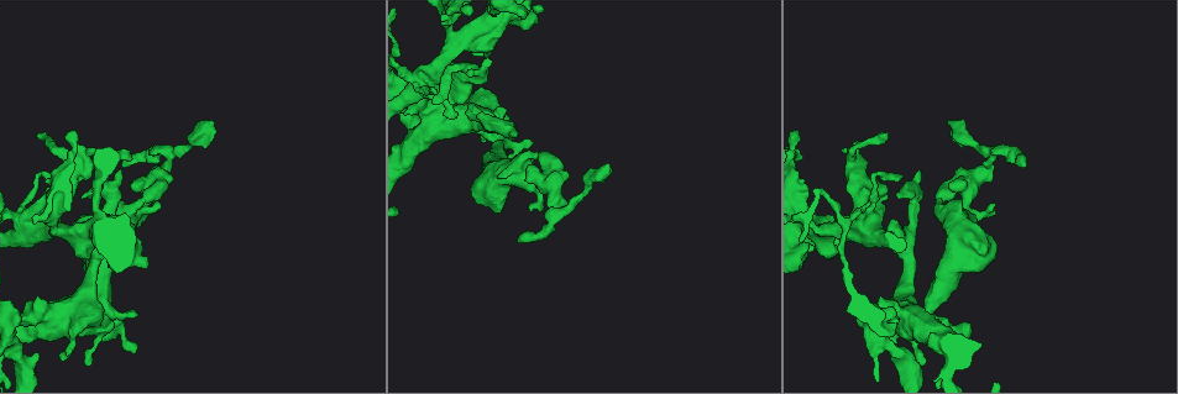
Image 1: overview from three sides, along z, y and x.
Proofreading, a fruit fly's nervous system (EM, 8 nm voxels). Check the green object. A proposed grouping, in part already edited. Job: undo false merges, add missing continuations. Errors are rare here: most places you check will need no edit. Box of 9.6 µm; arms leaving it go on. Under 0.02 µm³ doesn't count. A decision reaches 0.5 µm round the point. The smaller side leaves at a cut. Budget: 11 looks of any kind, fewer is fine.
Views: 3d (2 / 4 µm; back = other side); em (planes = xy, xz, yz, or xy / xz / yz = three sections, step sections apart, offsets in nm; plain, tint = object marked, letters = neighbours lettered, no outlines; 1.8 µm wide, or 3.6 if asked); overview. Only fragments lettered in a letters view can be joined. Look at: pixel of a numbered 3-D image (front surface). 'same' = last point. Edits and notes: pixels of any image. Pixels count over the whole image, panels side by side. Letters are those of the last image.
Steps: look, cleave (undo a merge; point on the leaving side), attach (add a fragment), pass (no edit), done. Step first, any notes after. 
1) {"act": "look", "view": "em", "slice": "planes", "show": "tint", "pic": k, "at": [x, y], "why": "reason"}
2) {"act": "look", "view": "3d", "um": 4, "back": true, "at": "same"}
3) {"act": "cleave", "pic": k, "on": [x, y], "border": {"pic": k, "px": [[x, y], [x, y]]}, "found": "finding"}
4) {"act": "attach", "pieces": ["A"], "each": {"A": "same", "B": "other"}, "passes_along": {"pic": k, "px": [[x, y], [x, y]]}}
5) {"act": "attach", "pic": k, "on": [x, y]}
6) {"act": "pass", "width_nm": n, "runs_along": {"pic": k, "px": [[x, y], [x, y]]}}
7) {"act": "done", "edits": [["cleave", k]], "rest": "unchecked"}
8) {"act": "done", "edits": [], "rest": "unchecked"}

{"act": "look", "view": "3d", "um": 4, "back": true, "pic": 1, "at": [168, 155]}

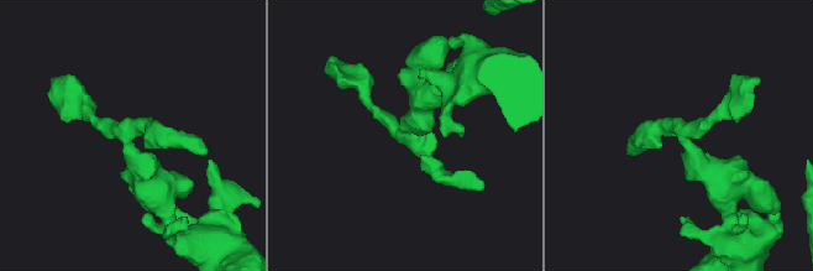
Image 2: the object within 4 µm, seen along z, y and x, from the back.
{"act": "look", "view": "em", "slice": "planes", "show": "letters", "pic": 2, "at": [125, 138], "arms": 3, "arm_widths_nm": [180, 240, 420]}

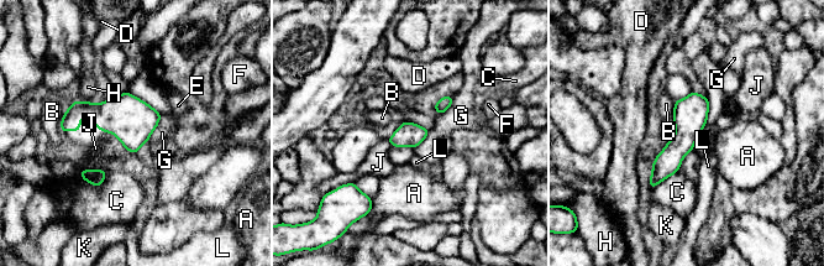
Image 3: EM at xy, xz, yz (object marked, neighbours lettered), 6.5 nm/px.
{"act": "pass", "each": {"A": "other", "B": "other", "C": "other", "D": "other", "E": "other", "F": "other", "G": "other", "H": "other", "J": "other", "K": "other", "L": "other"}, "runs_along": {"pic": 3, "px": [[704, 100], [652, 183]]}, "found": "all the same neuron"}

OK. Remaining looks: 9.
{"act": "look", "view": "em", "slice": "yz", "step": 16, "show": "letters", "pic": 1, "at": [77, 173], "why": "calibre changes"}

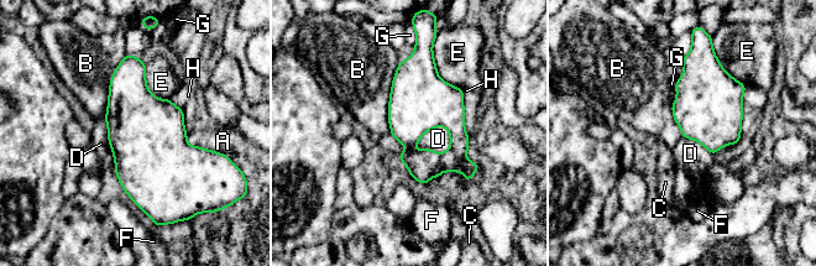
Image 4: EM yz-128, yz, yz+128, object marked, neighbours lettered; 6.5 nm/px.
{"act": "pass", "each": {"A": "other", "B": "other", "C": "other", "D": "other", "E": "other", "F": "other", "G": "other", "H": "other"}, "border": {"pic": 4, "px": [[449, 131], [432, 128], [412, 147]]}, "found": "all the same neuron"}

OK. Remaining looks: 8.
{"act": "look", "view": "em", "slice": "xz", "step": 4, "show": "tint", "pic": 1, "at": [907, 242]}

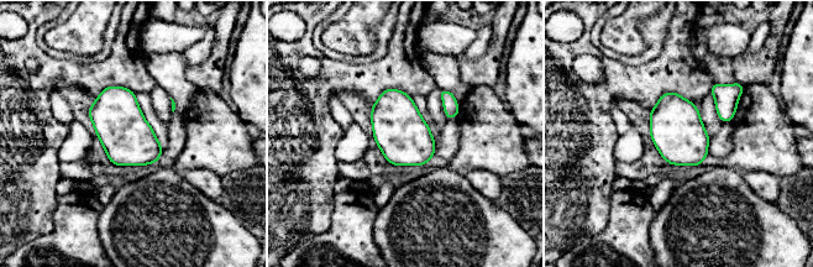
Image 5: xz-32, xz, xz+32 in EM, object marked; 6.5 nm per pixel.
{"act": "look", "view": "em", "slice": "planes", "show": "letters", "at": "same", "why": "cut it another way"}

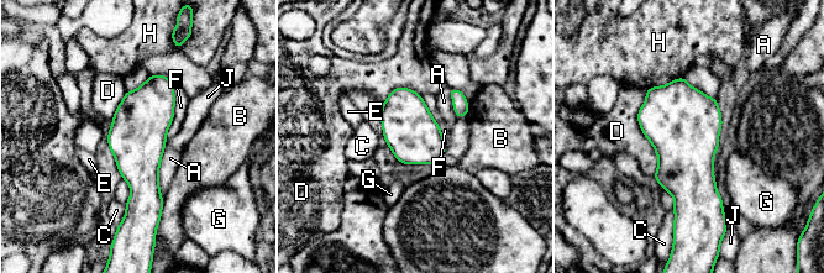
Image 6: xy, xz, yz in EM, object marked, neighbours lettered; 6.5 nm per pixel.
{"act": "pass", "width_nm": 340, "each": {"A": "other", "B": "other", "C": "other", "D": "other", "E": "other", "F": "other", "G": "other", "H": "other", "J": "other"}, "found": "all the same neuron"}

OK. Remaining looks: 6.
{"act": "look", "view": "3d", "um": 4, "back": true, "pic": 1, "at": [504, 145]}

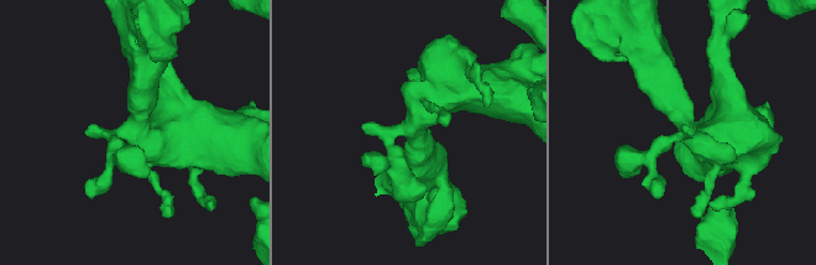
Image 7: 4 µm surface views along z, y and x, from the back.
{"act": "look", "view": "em", "slice": "planes", "show": "letters", "pic": 7, "at": [683, 134]}

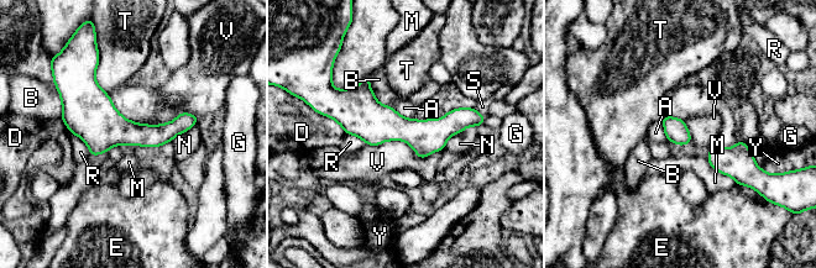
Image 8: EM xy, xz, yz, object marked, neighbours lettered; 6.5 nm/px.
{"act": "pass", "width_nm": 150, "each": {"A": "other", "B": "other", "D": "other", "E": "other", "G": "other", "M": "other", "N": "other", "R": "other", "S": "other", "T": "other", "V": "other", "Y": "other"}, "runs_along": {"pic": 8, "px": [[335, 113], [399, 129], [477, 116]]}, "found": "continuous, no second neuron"}

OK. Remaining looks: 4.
{"act": "done", "edits": [], "rest": "unchecked"}

